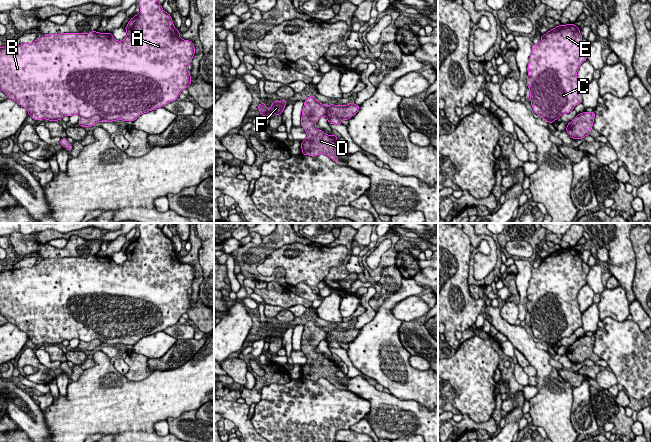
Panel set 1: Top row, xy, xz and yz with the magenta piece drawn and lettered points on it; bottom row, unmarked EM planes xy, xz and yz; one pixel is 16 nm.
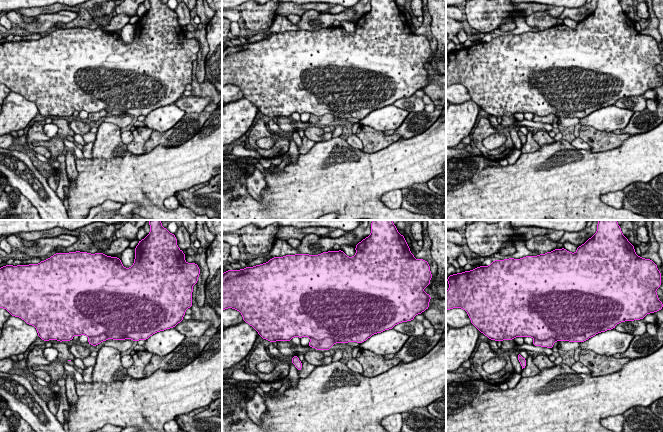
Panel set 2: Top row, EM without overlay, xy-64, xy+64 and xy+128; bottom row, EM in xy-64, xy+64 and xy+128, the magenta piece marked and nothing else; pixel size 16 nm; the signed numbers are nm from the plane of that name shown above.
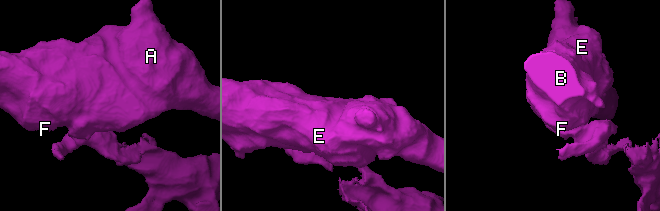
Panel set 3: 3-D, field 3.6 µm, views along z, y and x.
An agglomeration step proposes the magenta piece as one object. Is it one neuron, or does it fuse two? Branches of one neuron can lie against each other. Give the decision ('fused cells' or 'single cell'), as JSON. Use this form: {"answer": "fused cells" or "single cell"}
{"answer": "fused cells"}

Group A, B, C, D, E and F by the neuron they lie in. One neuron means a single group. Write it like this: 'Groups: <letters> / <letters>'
Groups: A B C E F / D

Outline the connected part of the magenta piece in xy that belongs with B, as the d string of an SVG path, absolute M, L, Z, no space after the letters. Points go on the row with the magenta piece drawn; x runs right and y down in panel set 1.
M139 0L140 13L130 19L125 30L127 36L118 41L112 33L100 33L92 31L89 33L60 33L45 34L33 43L24 43L21 45L11 45L0 47L0 90L8 98L16 101L19 105L26 108L28 114L34 120L47 119L49 121L61 120L64 116L78 115L84 118L90 118L99 115L103 121L134 121L143 113L164 107L169 102L177 100L184 89L192 83L188 65L191 64L195 54L193 42L180 38L180 32L174 27L171 15L165 12L158 0Z

